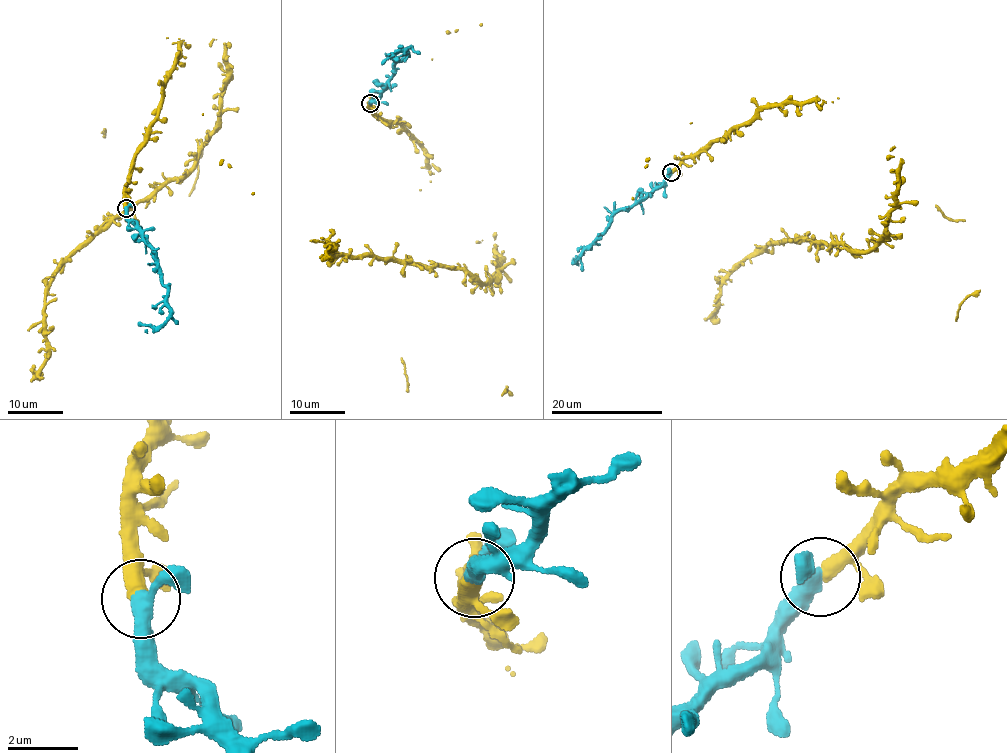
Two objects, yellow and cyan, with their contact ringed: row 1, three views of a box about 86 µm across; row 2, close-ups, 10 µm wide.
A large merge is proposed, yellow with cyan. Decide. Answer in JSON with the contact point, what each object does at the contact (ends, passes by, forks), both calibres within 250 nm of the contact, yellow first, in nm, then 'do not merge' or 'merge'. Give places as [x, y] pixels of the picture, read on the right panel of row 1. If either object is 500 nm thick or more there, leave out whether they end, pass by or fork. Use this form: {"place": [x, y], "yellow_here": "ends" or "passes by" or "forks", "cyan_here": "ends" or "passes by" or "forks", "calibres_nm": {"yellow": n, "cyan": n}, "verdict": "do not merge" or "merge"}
{"place": [671, 172], "yellow_here": "passes by", "cyan_here": "passes by", "calibres_nm": {"yellow": 320, "cyan": 360}, "verdict": "merge"}

